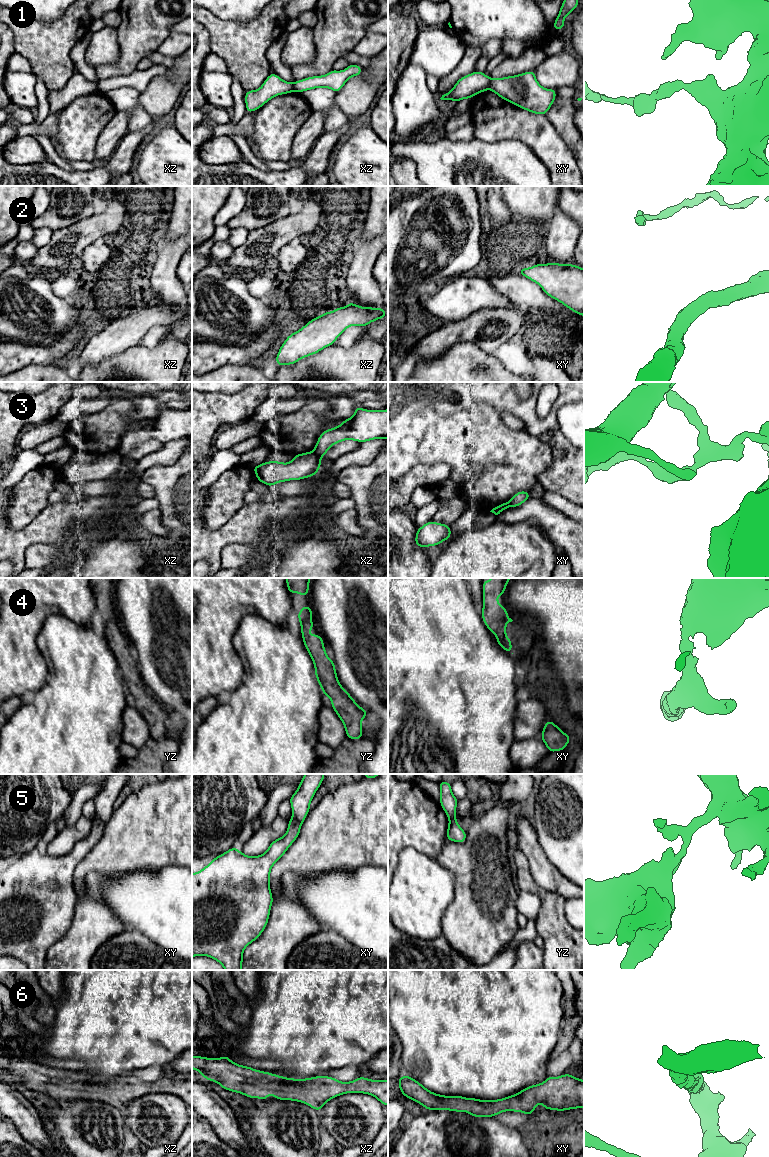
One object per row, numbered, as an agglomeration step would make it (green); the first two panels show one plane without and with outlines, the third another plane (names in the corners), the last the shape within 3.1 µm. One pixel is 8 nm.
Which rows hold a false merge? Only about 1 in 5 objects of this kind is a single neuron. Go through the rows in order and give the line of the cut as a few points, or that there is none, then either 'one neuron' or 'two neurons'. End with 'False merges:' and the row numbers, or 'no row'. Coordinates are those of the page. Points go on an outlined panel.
1: cut xy (491, 78), (488, 88); two neurons
2: cut none; one neuron
3: cut xz (312, 451), (320, 459); two neurons
4: cut none; one neuron
5: cut xy (292, 817), (301, 823); two neurons
6: cut none; one neuron
False merges: 1, 3, 5

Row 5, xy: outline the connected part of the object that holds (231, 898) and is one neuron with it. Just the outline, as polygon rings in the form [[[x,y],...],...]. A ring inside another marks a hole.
[[[291,818],[285,835],[272,841],[267,851],[259,856],[247,856],[237,847],[230,848],[203,869],[192,873],[192,958],[203,955],[219,962],[225,970],[242,970],[244,949],[264,932],[273,904],[270,872],[273,865],[286,853],[300,834],[302,823]]]

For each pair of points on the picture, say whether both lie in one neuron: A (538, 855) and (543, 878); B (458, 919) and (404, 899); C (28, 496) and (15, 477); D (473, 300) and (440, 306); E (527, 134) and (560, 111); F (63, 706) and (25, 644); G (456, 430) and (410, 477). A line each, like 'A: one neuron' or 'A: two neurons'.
A: one neuron
B: two neurons
C: two neurons
D: one neuron
E: two neurons
F: two neurons
G: two neurons

